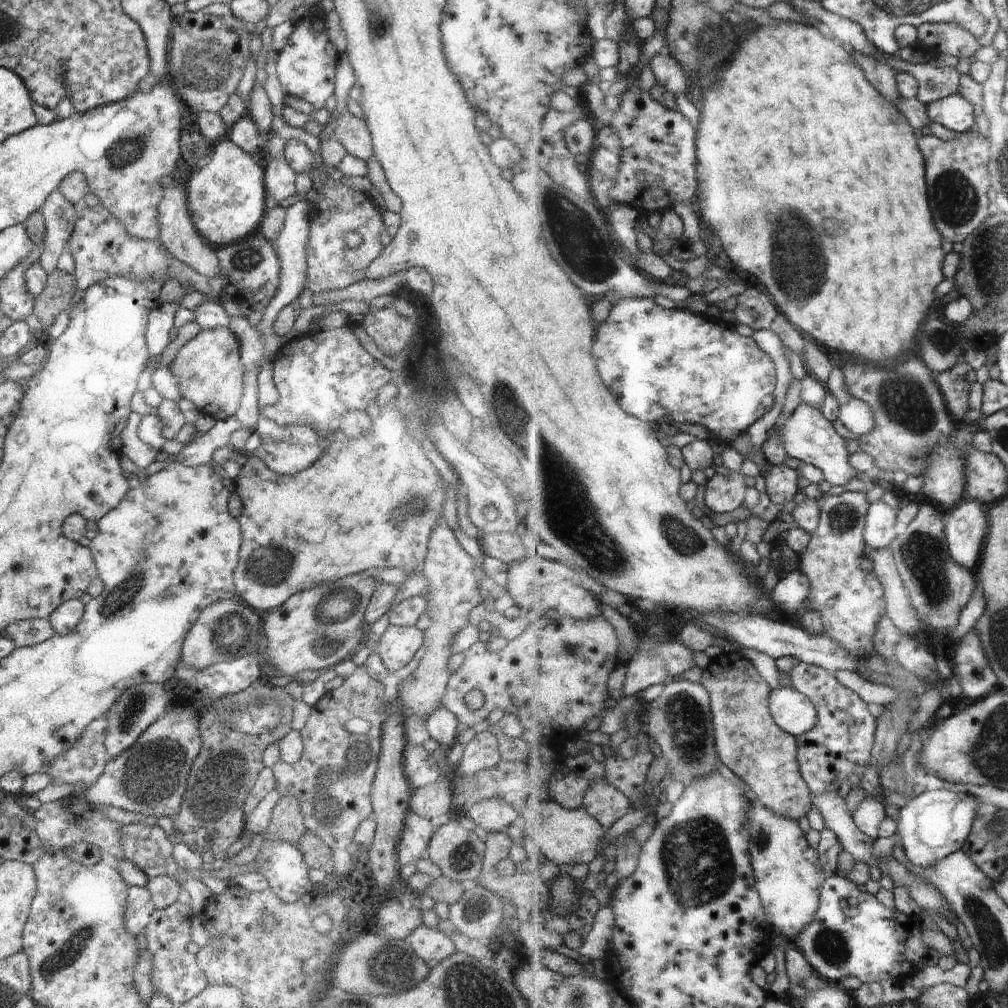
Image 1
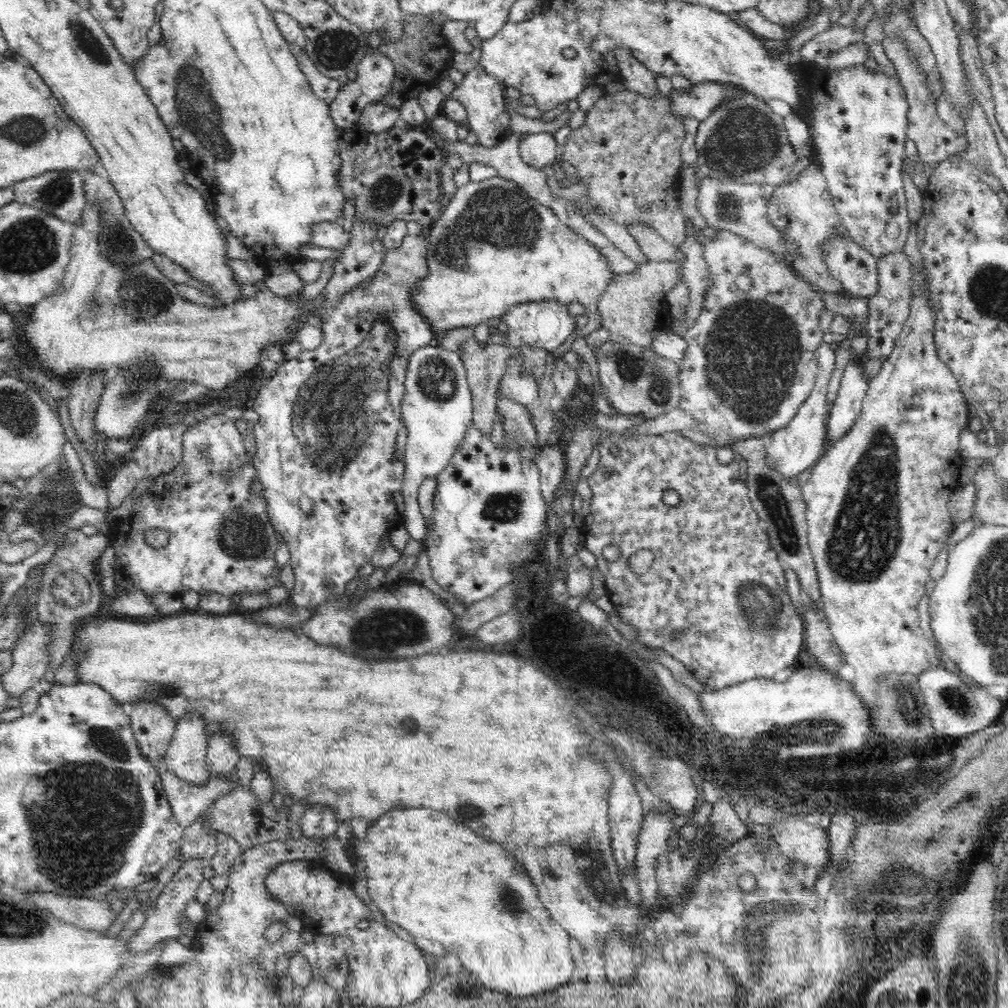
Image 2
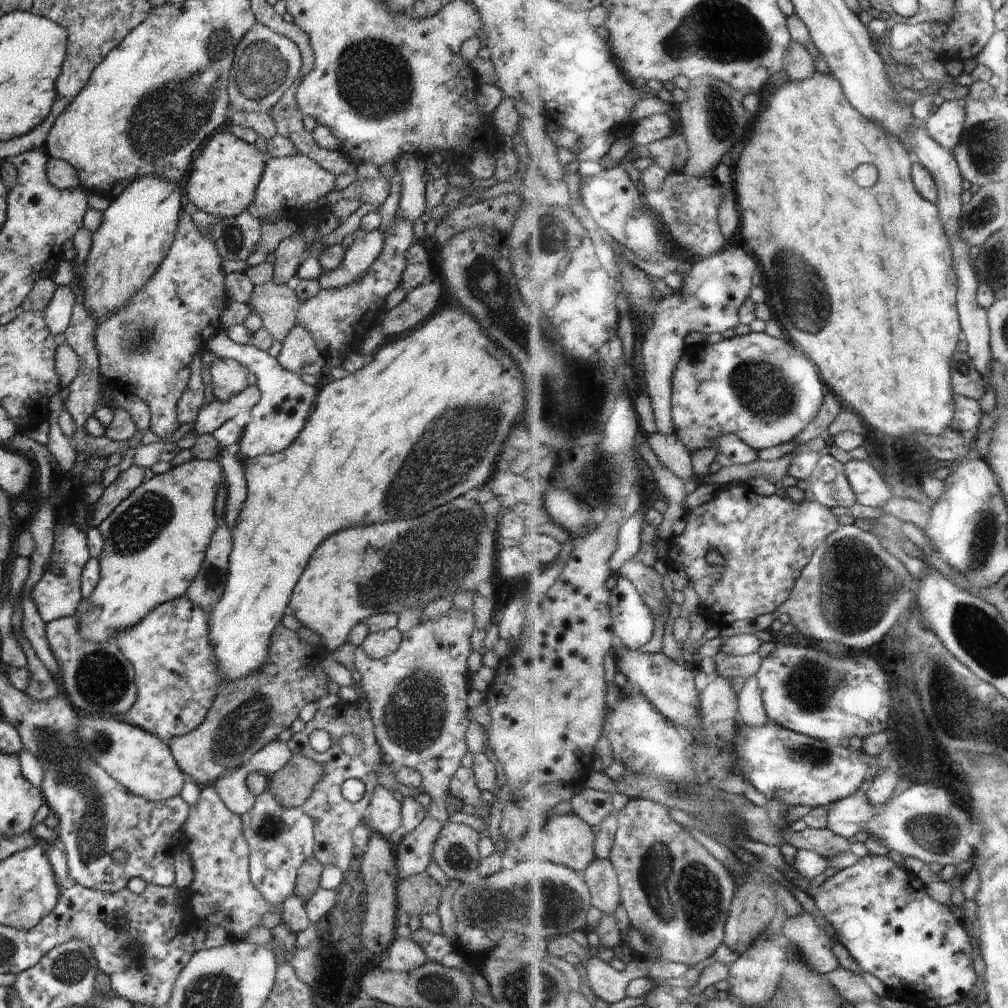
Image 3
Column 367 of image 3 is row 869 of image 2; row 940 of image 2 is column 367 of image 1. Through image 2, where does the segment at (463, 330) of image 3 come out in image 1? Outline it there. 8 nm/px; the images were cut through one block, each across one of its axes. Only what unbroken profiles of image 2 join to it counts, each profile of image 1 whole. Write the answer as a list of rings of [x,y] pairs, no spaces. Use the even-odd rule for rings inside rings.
[[[404,371],[392,373],[392,381],[399,386],[398,399],[385,407],[379,406],[380,416],[370,417],[371,428],[365,437],[355,439],[337,435],[326,439],[312,427],[280,426],[259,416],[256,430],[262,444],[284,441],[291,445],[313,444],[322,451],[329,447],[329,450],[310,468],[294,476],[276,474],[262,460],[252,456],[246,457],[244,464],[233,471],[235,493],[243,504],[238,518],[242,542],[233,581],[236,597],[255,611],[273,610],[296,593],[348,575],[358,575],[368,568],[398,566],[412,572],[425,562],[431,530],[443,511],[444,495],[438,484],[440,475],[433,465],[434,458],[443,456],[431,446],[425,434],[425,418],[434,411],[431,397],[421,389],[415,391]]]

